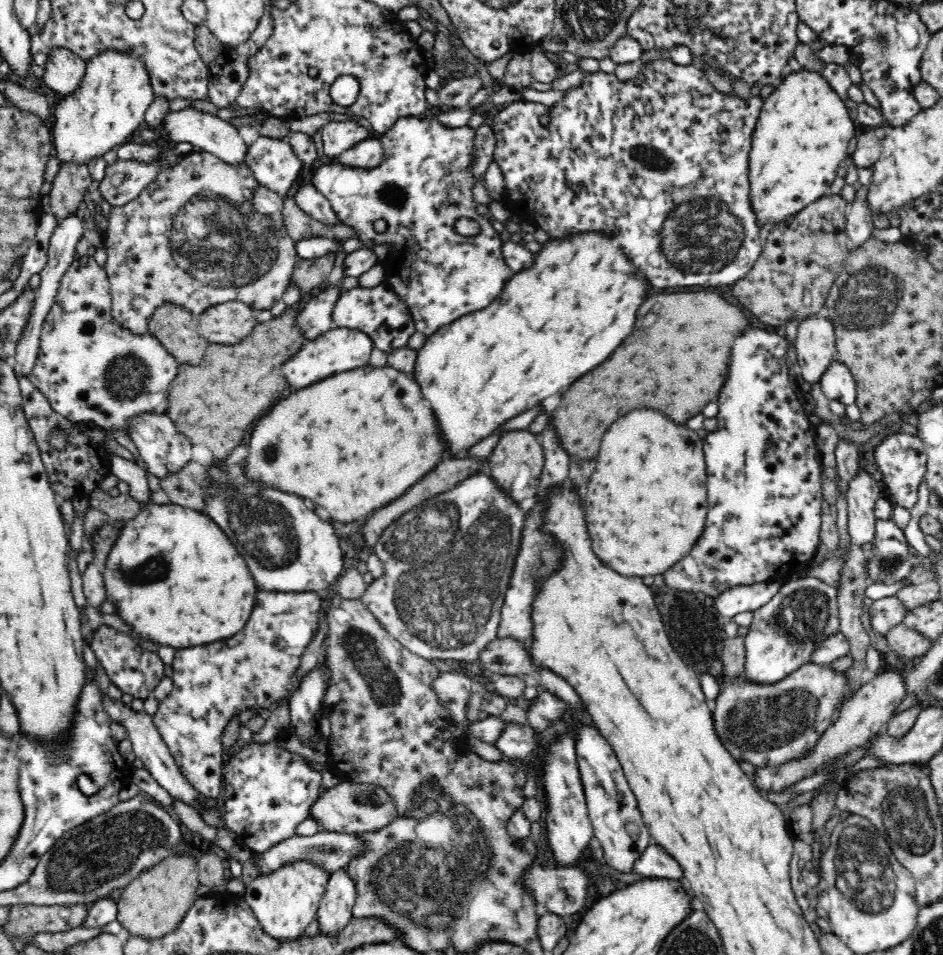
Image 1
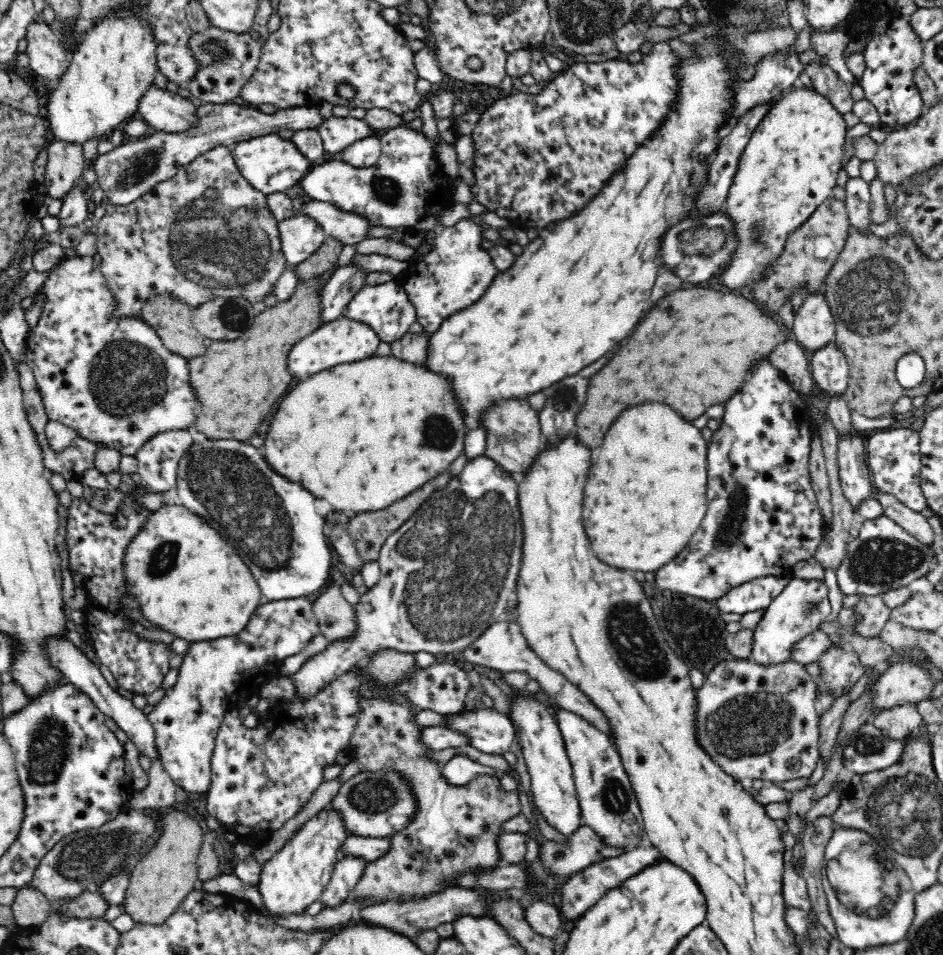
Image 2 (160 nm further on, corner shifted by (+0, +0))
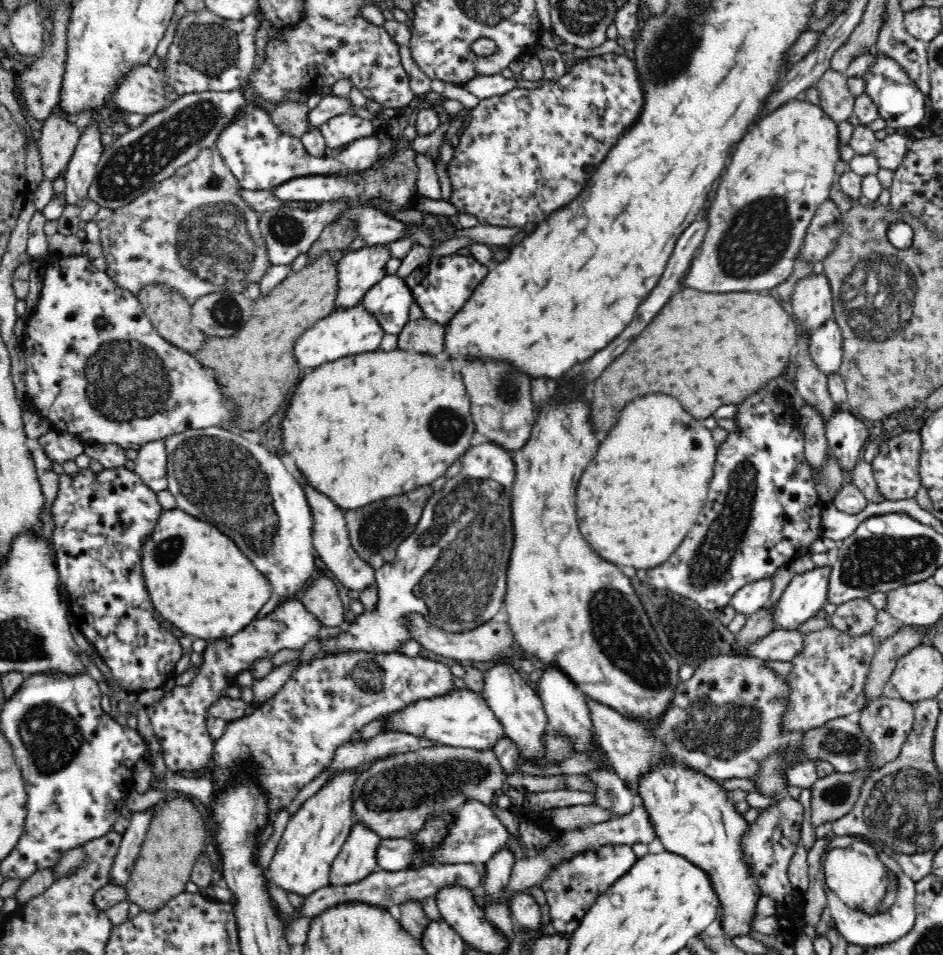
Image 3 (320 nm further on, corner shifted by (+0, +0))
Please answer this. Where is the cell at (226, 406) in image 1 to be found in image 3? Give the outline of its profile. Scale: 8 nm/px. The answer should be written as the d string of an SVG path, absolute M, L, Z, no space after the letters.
M324 252L310 259L304 268L291 272L266 295L254 300L254 314L242 332L232 338L206 336L202 348L194 353L200 364L216 372L222 390L238 402L244 418L244 422L236 424L238 430L260 428L260 424L278 412L290 390L300 380L300 368L292 348L306 328L336 310L338 256Z

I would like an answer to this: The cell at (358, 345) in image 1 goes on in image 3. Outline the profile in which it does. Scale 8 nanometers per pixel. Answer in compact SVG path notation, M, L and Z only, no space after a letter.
M357 303L351 308L334 310L329 316L316 322L312 328L308 328L294 346L294 356L298 358L300 368L318 368L328 360L338 360L344 356L372 352L379 348L382 337L387 332L378 323L374 313L366 311L364 305Z

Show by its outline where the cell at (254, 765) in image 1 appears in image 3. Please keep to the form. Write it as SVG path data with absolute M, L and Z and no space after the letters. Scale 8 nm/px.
M346 650L310 661L300 666L270 699L258 702L250 716L227 723L224 734L214 743L210 768L213 769L213 772L210 772L213 790L220 791L225 786L224 782L230 778L232 768L240 760L251 758L259 764L255 776L257 782L266 789L266 795L270 799L269 808L275 815L282 806L290 803L314 776L318 776L324 766L332 762L330 758L342 742L350 741L357 731L378 720L379 716L394 714L394 710L400 710L415 701L454 691L452 678L450 668L441 662L418 656L411 658L400 651L376 654L365 650Z

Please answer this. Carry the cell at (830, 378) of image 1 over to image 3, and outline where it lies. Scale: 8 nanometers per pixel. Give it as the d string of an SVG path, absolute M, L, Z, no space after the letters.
M832 317L816 331L811 332L809 351L824 374L837 372L842 364L843 336L840 325Z

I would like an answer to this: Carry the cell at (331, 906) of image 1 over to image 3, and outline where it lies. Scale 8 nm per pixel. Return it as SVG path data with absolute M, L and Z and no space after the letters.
M356 819L346 842L334 858L330 868L330 884L354 884L379 870L377 850L382 839L365 822Z

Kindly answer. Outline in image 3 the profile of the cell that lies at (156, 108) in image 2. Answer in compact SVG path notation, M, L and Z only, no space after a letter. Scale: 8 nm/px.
M134 64L112 88L112 100L121 110L137 112L145 117L158 112L170 102L166 98L162 76L147 64Z

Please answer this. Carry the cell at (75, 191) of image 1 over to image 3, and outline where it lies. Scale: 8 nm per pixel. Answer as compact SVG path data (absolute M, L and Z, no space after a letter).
M59 105L42 122L37 145L46 178L54 181L58 176L63 175L80 135L73 117L65 114Z

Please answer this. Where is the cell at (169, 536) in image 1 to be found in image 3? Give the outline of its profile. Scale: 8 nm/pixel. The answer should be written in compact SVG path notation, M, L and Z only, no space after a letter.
M178 507L166 509L160 515L143 546L142 570L154 608L165 620L172 622L192 638L212 641L234 636L256 618L258 610L267 604L272 596L272 588L266 576L262 576L262 572L254 568L254 564L228 536Z

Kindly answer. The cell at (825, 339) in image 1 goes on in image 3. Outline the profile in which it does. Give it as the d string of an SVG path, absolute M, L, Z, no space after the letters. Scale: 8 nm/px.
M810 271L794 284L788 307L797 323L816 331L834 315L833 295L828 277Z

